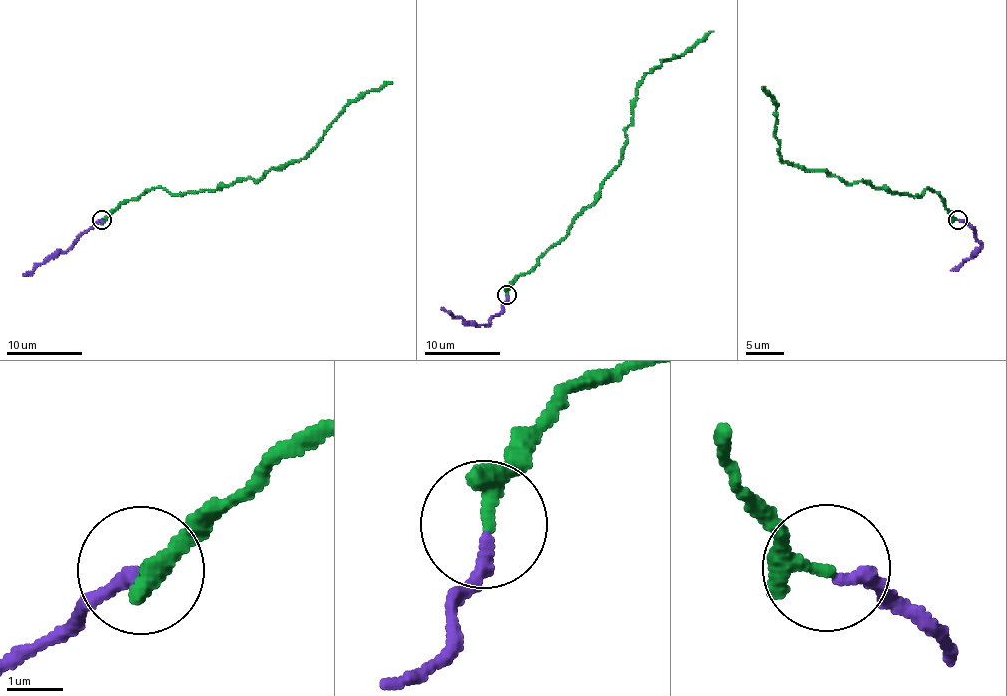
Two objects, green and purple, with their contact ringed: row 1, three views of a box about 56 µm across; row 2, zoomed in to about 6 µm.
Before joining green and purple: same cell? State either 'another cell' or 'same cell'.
same cell

